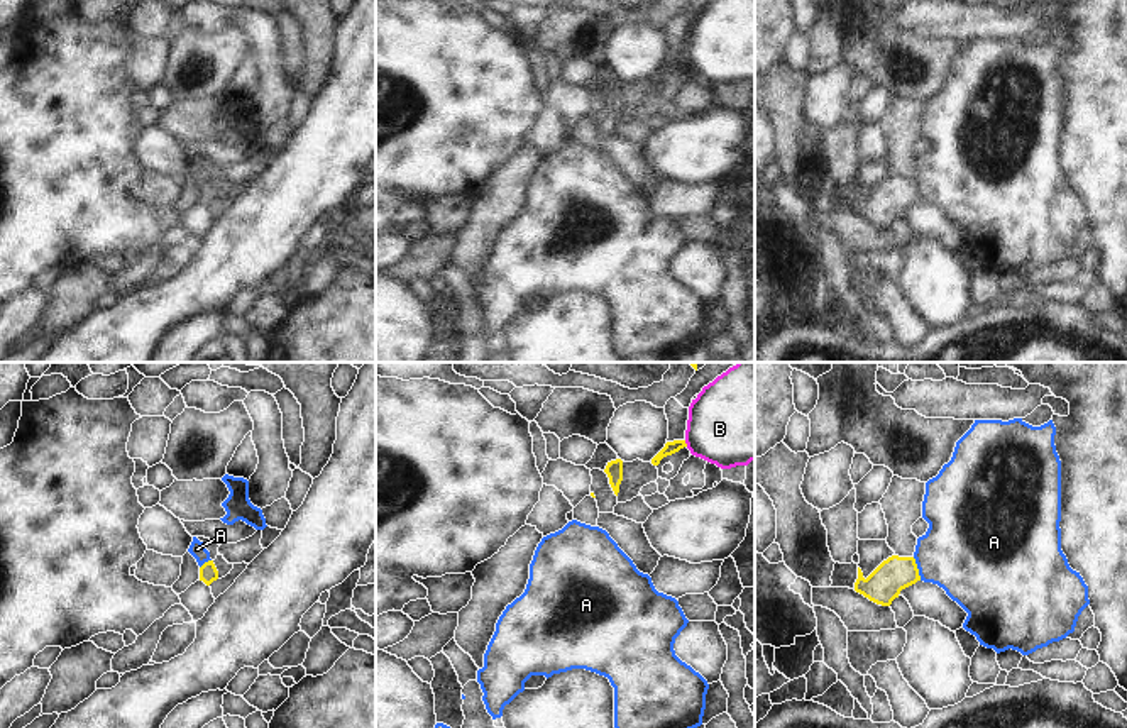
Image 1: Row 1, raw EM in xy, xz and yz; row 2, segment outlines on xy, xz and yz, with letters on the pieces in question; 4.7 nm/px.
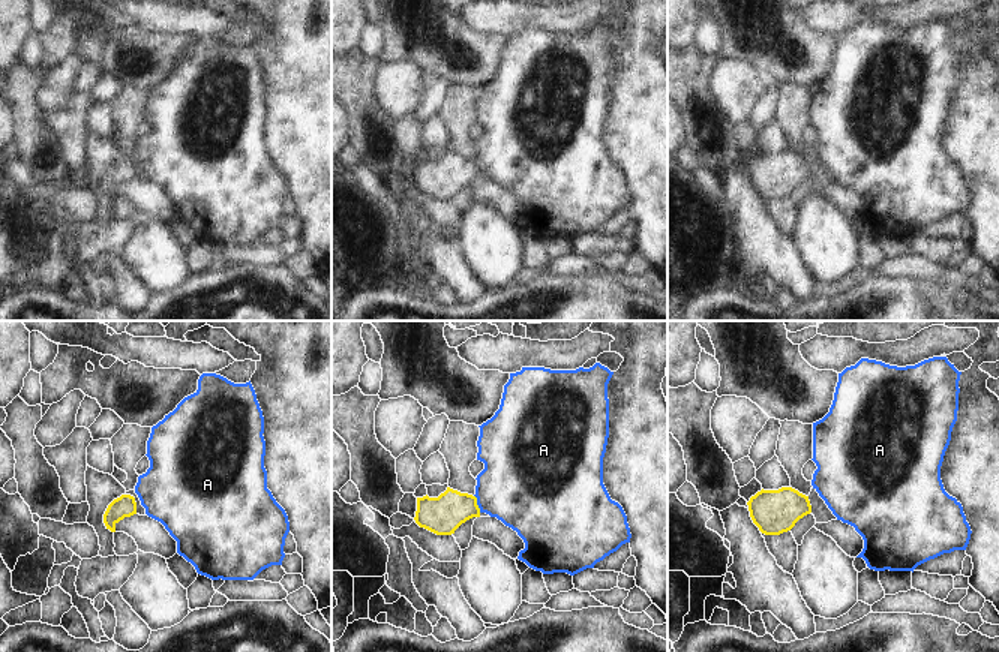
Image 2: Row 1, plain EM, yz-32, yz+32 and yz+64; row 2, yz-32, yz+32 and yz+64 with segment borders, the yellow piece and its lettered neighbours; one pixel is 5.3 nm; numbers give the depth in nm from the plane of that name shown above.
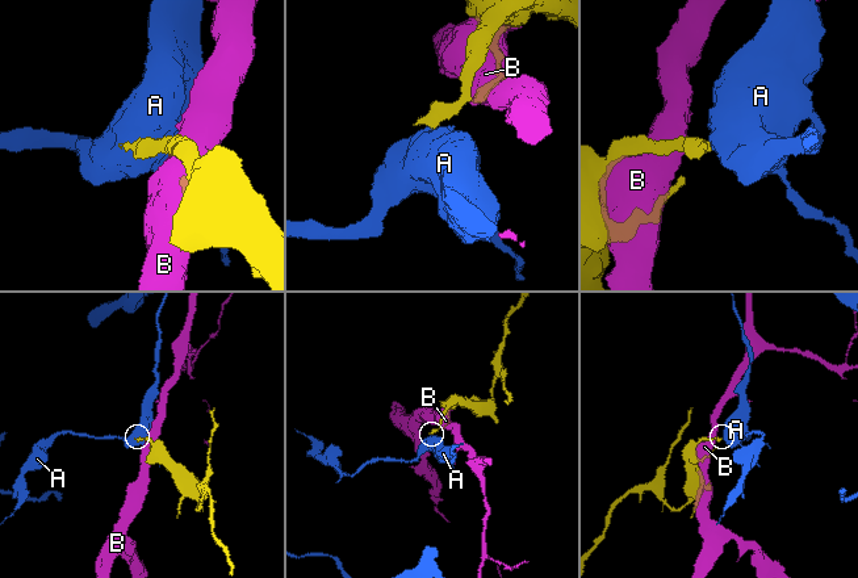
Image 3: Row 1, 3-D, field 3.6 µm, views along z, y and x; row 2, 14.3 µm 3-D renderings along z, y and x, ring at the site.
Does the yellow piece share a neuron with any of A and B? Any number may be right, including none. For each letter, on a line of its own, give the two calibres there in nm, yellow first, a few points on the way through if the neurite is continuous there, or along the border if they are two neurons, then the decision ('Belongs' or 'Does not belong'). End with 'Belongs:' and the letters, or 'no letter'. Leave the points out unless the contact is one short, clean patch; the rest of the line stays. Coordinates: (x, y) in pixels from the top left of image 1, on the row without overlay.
A: Thickness 170 nm (yellow) against 420 nm. Boundary: yz (912, 178), (921, 200). Does not belong
B: Thickness 60 nm (yellow) against 420 nm. Does not belong
Belongs: no letter

